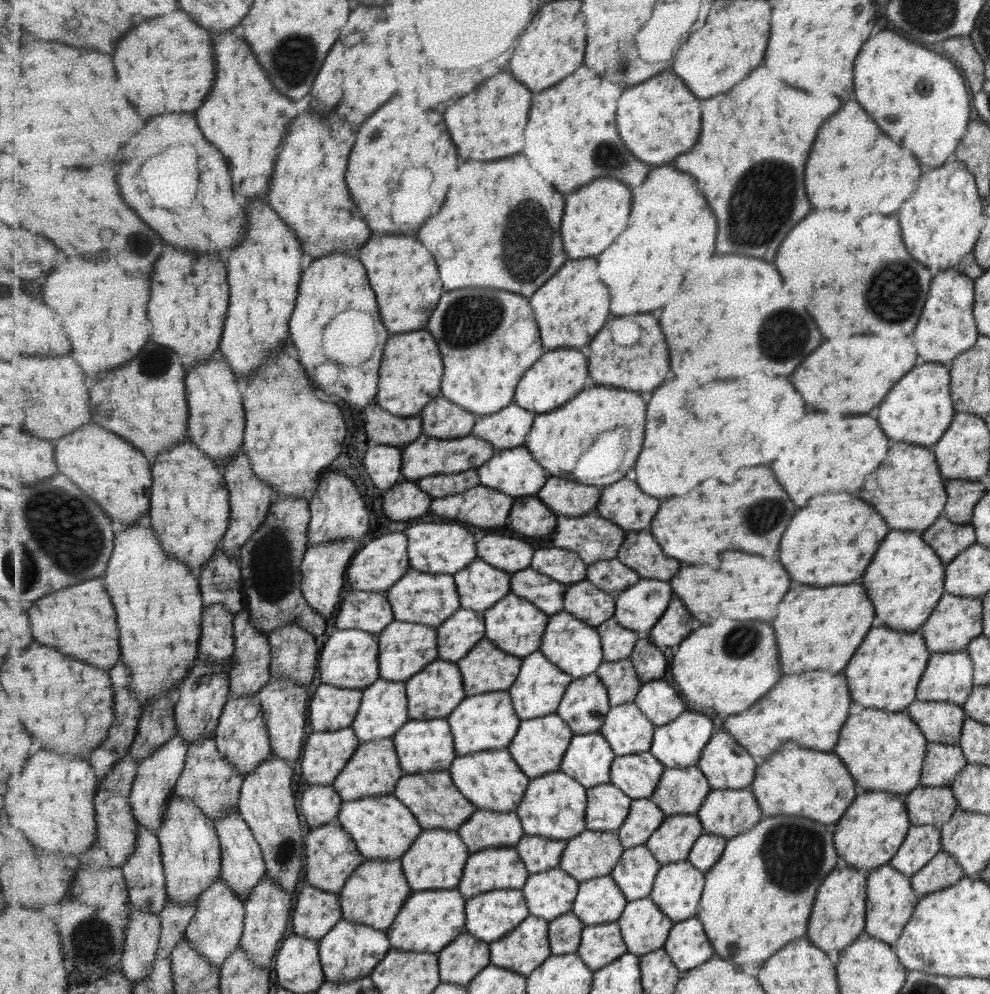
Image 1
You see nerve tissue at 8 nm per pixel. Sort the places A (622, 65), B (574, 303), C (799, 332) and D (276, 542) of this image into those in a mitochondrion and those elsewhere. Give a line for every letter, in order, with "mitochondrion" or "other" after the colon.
A: mitochondrion
B: other
C: mitochondrion
D: mitochondrion

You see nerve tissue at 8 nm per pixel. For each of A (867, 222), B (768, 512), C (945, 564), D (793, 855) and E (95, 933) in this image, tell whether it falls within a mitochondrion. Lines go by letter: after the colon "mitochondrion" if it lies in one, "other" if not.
A: other
B: mitochondrion
C: other
D: mitochondrion
E: mitochondrion

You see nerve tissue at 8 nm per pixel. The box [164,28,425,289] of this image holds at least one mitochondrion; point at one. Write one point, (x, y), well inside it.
(295, 62)

